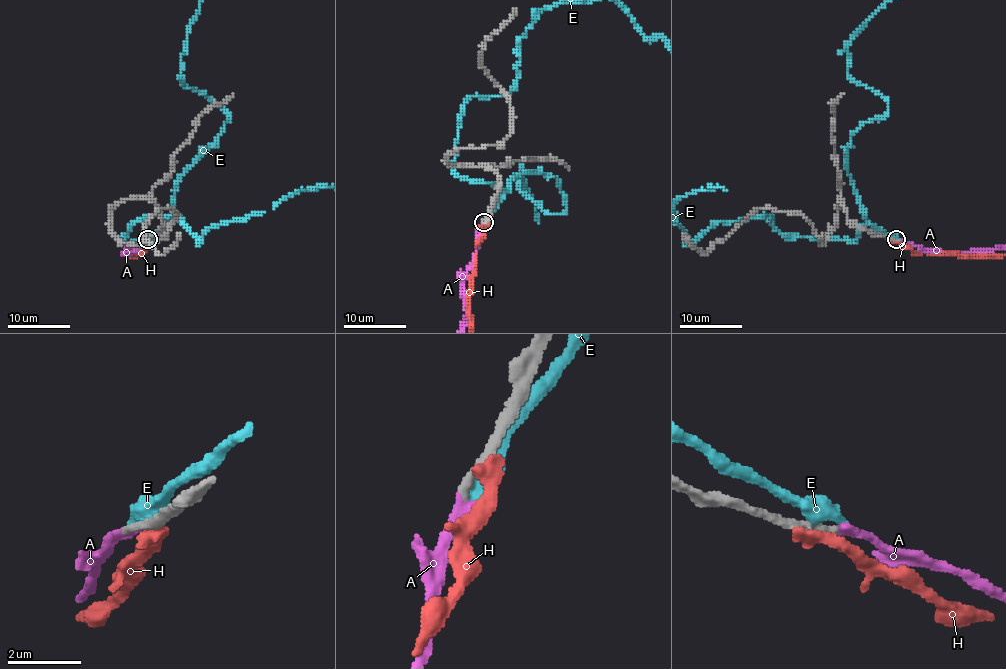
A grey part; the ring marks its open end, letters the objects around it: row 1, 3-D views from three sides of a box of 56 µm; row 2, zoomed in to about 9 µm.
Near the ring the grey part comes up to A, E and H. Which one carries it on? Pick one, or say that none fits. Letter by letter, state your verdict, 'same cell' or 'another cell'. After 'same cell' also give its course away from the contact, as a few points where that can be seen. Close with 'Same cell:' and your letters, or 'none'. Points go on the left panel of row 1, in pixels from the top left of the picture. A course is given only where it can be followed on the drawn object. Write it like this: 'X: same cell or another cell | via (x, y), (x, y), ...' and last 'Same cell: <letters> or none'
A: same cell
E: another cell
H: another cell
Same cell: A

